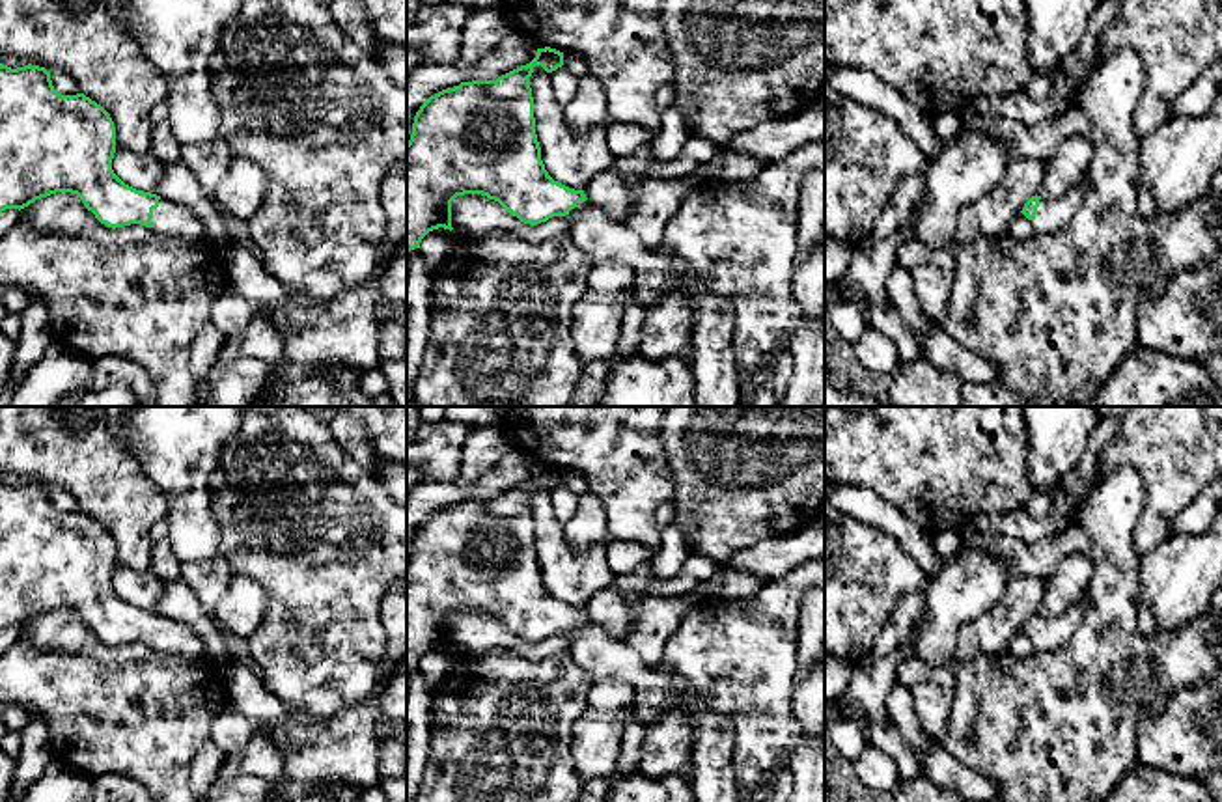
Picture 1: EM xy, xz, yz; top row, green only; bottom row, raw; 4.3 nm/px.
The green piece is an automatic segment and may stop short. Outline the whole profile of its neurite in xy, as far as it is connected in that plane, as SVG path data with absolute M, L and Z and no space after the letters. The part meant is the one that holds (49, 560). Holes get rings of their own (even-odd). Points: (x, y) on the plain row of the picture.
M0 481L0 630L24 627L56 610L76 612L106 645L140 642L155 653L205 657L203 642L183 623L125 602L112 588L116 545L110 532L84 511L62 513L50 489Z

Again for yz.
M1086 595L1058 617L1045 617L1035 612L1024 621L1021 630L1030 638L1035 653L1056 651L1067 643L1075 629L1084 619L1084 599Z

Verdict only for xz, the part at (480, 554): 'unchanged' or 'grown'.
grown

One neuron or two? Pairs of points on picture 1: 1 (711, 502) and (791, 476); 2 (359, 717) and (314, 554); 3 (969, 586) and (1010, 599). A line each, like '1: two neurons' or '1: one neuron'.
1: one neuron
2: two neurons
3: two neurons

